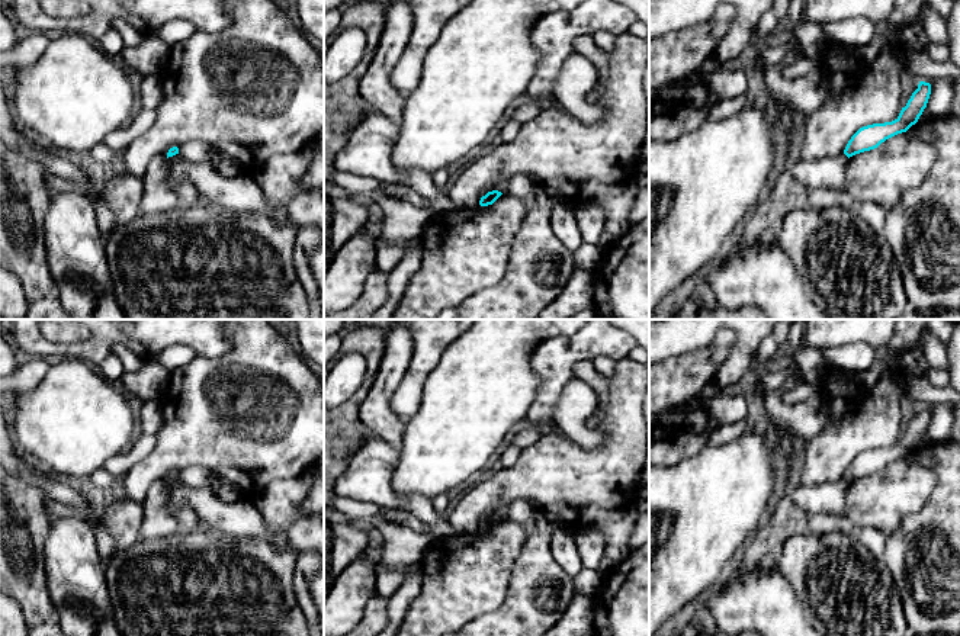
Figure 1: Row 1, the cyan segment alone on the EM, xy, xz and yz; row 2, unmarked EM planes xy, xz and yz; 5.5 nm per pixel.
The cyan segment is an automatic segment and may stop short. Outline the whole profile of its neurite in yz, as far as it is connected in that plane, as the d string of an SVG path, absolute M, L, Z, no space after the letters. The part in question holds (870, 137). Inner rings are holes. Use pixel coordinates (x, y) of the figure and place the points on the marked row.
M919 81L918 89L912 93L906 106L902 107L899 116L892 122L873 123L860 128L848 141L844 154L850 158L855 154L877 148L886 139L906 132L915 125L927 107L931 94L931 84Z

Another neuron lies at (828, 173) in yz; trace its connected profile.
M845 154L821 161L794 160L790 155L787 160L787 171L809 190L821 187L845 190L844 170L847 161L848 157Z

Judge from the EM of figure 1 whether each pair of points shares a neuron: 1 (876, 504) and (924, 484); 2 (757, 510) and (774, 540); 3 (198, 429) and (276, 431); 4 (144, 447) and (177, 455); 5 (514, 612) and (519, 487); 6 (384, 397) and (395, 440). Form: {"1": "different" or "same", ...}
{"1": "same", "2": "different", "3": "same", "4": "different", "5": "different", "6": "same"}

